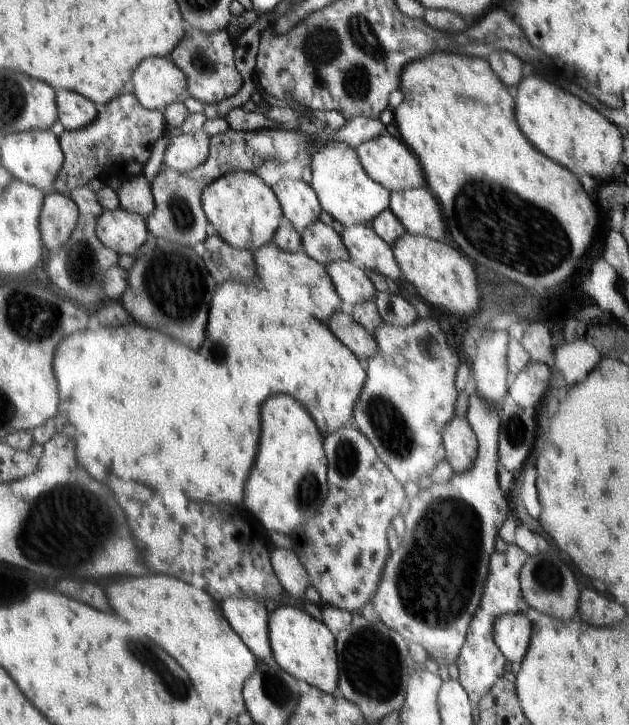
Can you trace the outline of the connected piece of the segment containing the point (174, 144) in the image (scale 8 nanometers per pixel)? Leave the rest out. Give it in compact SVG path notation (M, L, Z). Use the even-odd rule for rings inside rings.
M202 130L197 134L182 133L179 136L175 136L171 138L166 146L163 166L179 173L190 172L190 170L194 170L208 158L209 144L210 136Z

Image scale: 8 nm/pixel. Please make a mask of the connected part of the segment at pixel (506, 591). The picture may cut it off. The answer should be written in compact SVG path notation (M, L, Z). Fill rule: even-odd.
M509 544L504 552L494 551L489 560L489 571L481 596L480 606L470 621L466 642L460 649L456 662L459 670L458 682L466 690L474 708L478 701L496 684L500 676L506 675L504 664L506 659L494 642L494 623L506 614L524 614L531 619L536 617L522 596L520 571L529 555L516 544Z

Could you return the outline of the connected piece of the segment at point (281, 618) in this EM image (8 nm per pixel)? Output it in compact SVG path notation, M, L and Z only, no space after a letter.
M280 606L268 613L268 628L274 660L284 672L326 694L339 690L335 635L322 621L314 620L294 606Z

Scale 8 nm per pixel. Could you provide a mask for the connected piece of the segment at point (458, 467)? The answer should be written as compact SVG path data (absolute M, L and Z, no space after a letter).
M454 417L442 430L445 459L453 474L468 472L476 460L478 440L466 418Z

